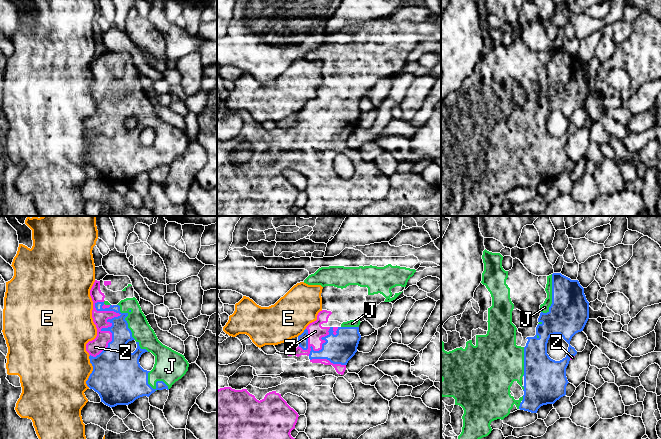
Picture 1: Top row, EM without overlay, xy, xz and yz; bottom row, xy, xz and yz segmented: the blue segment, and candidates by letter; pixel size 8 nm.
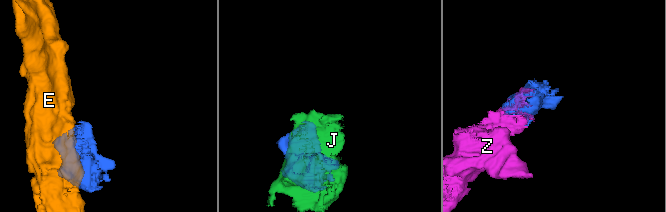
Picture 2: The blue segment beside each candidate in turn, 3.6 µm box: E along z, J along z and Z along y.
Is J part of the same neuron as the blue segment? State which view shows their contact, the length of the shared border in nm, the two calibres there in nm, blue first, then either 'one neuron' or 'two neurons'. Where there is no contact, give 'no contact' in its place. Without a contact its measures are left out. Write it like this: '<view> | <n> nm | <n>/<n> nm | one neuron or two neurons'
xy | 320 nm | 160/160 nm | one neuron

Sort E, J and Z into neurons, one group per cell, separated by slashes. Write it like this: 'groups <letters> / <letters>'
groups E / J Z

